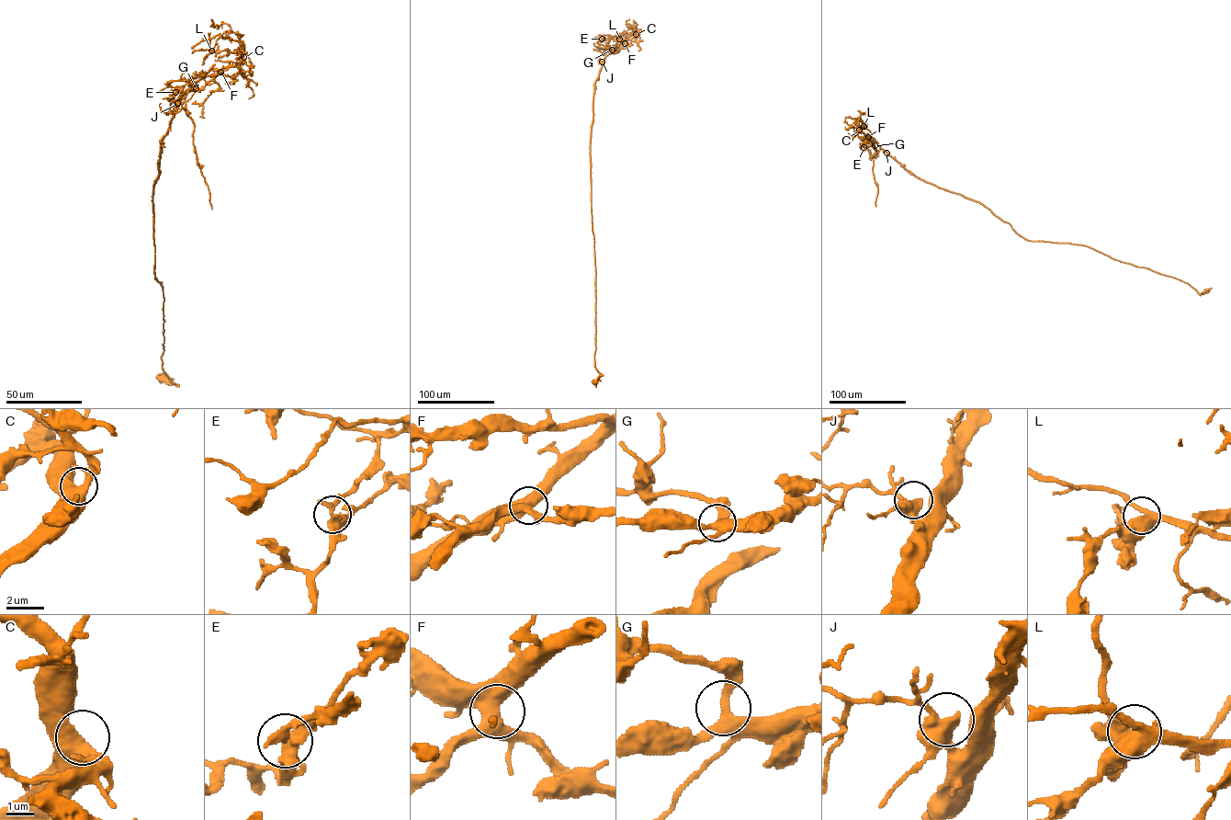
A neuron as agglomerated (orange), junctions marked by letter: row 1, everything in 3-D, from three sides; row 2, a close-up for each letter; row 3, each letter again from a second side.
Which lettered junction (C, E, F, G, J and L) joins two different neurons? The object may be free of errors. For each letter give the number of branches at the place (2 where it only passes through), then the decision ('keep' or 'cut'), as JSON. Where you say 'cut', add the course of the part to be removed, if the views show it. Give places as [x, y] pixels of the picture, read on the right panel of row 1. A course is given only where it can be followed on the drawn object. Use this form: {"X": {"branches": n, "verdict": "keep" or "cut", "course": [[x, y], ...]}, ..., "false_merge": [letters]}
{"C": {"branches": 3, "verdict": "keep"}, "E": {"branches": 3, "verdict": "cut", "course": [[863, 147], [873, 156], [873, 174], [878, 188], [875, 206]]}, "F": {"branches": 3, "verdict": "keep"}, "G": {"branches": 3, "verdict": "keep"}, "J": {"branches": 3, "verdict": "keep"}, "L": {"branches": 3, "verdict": "keep"}, "false_merge": ["E"]}

